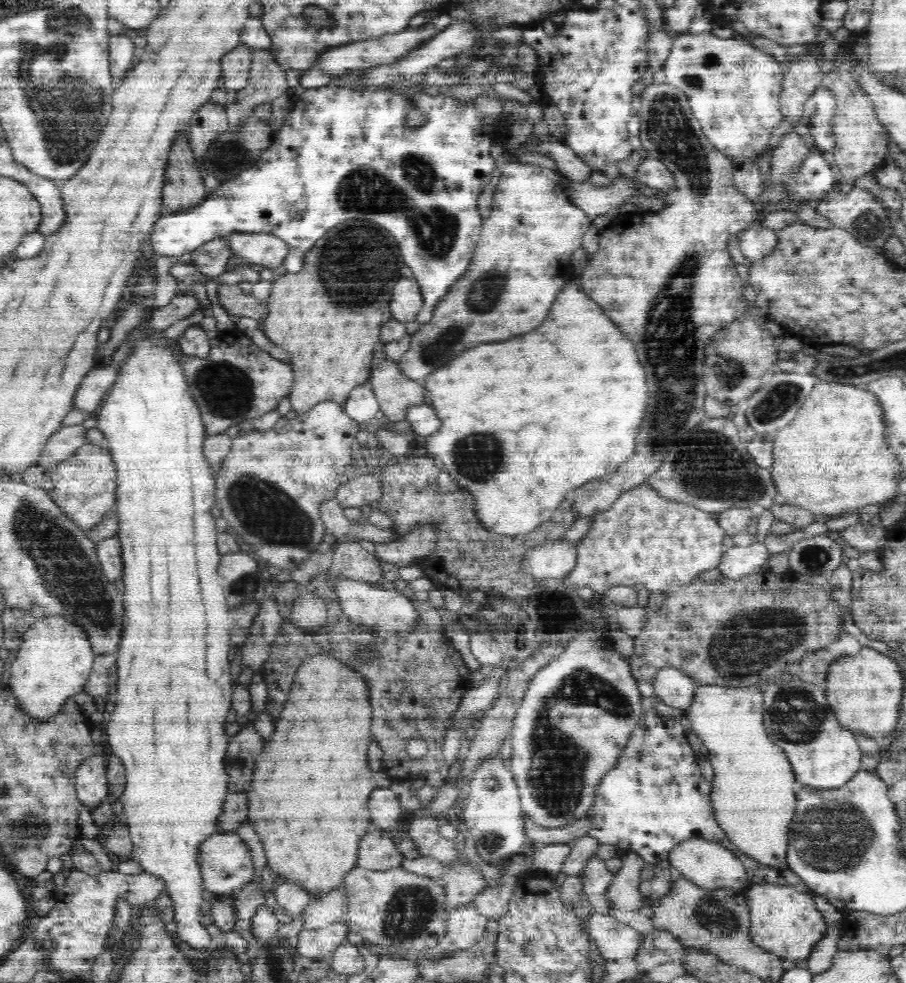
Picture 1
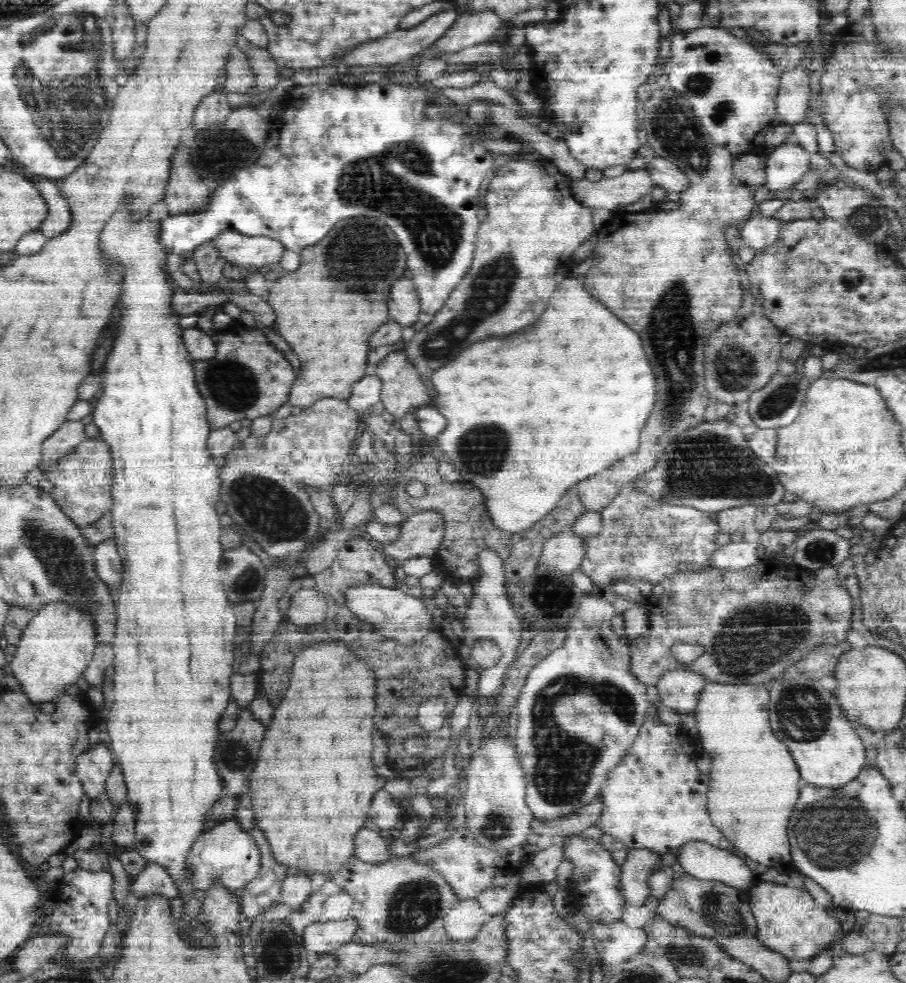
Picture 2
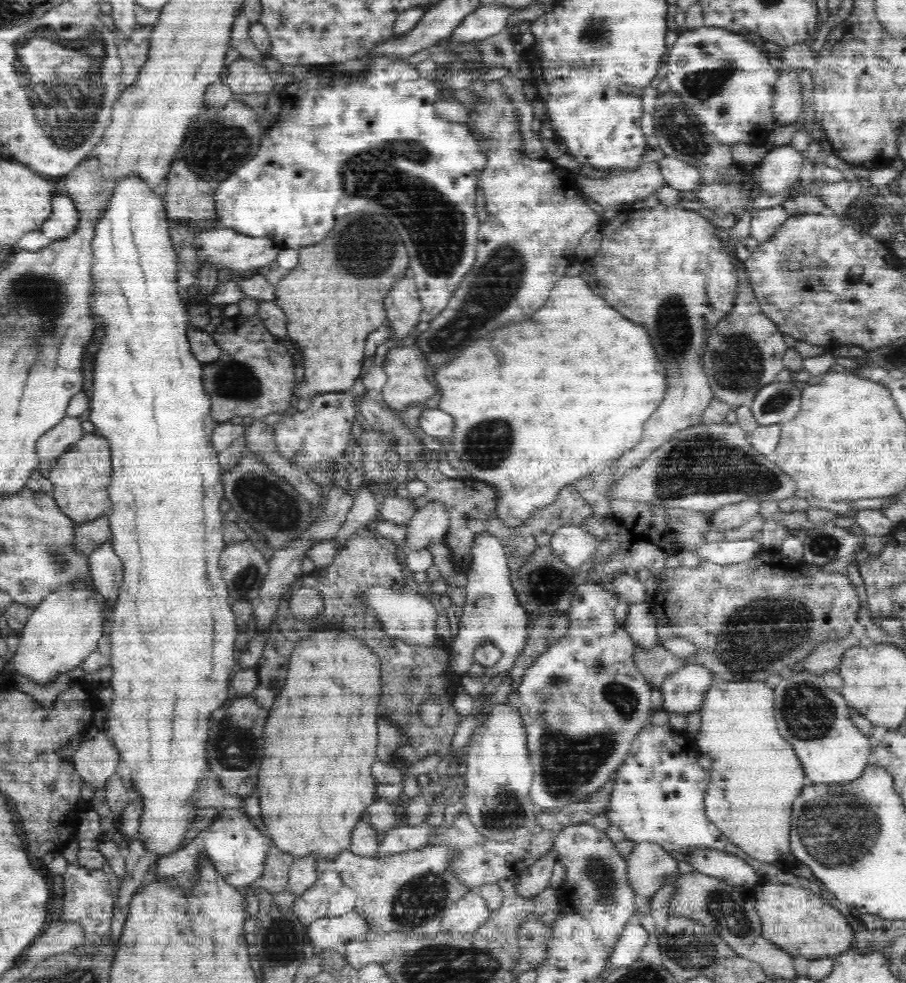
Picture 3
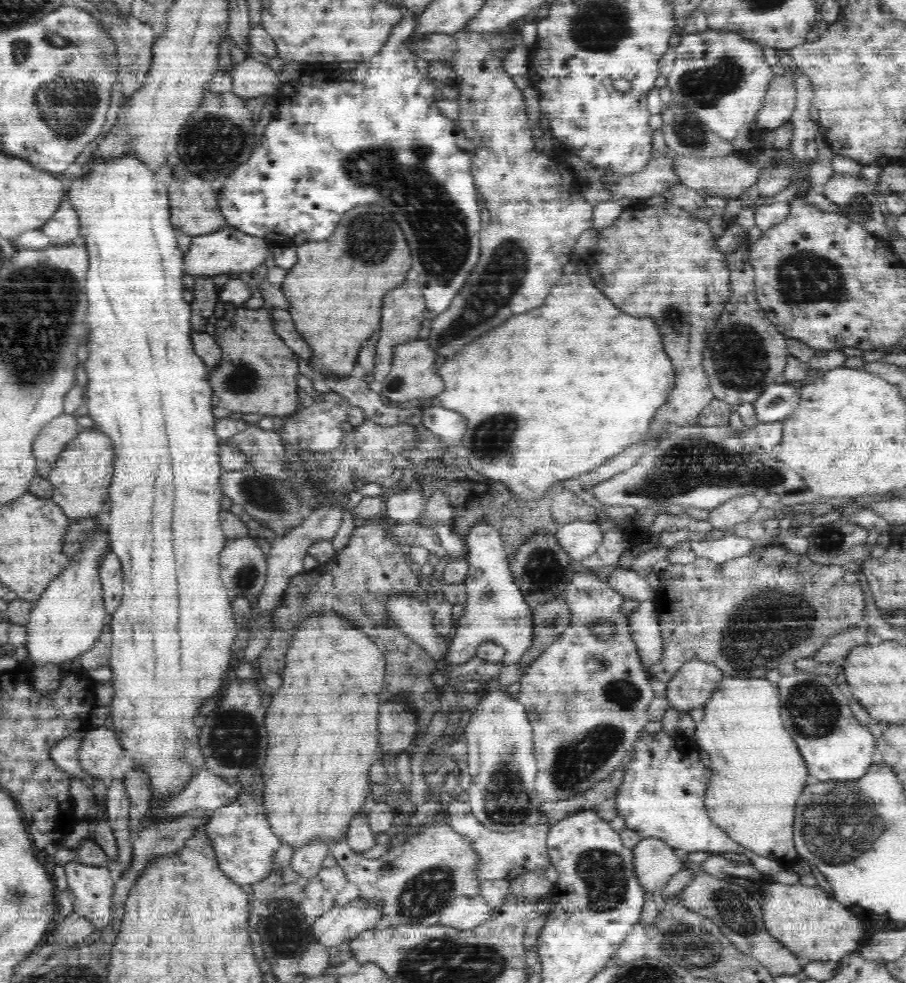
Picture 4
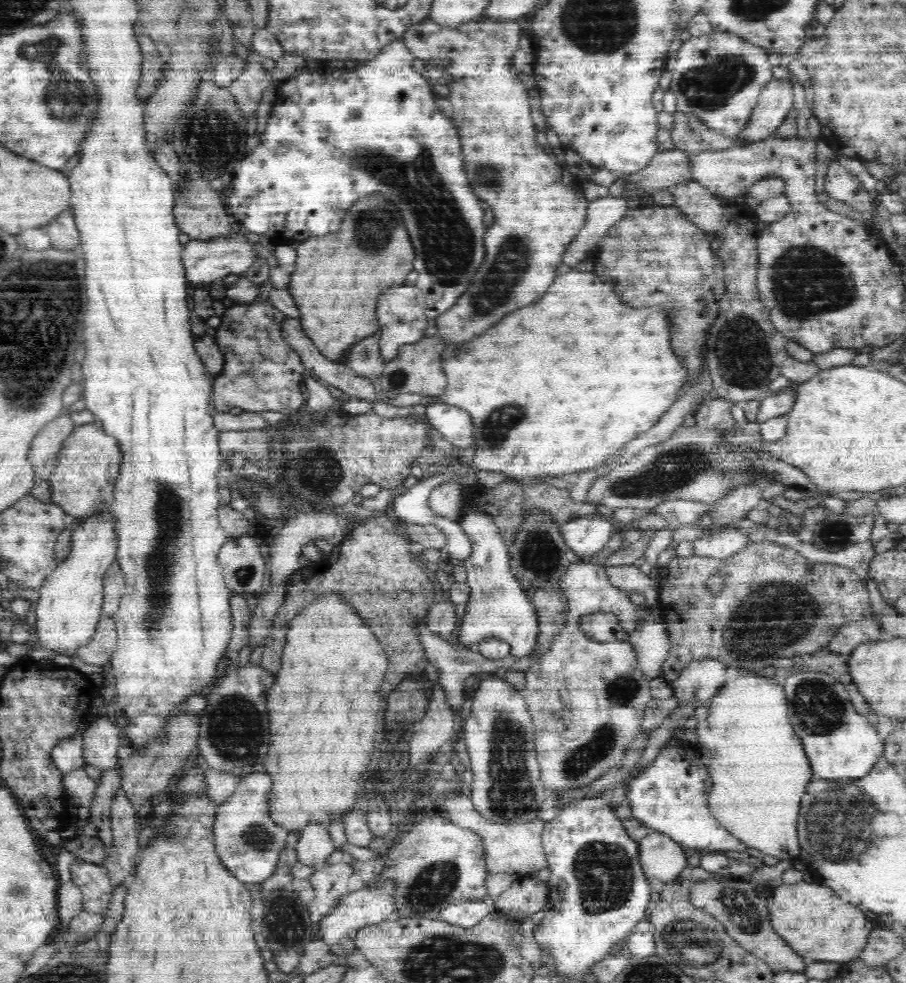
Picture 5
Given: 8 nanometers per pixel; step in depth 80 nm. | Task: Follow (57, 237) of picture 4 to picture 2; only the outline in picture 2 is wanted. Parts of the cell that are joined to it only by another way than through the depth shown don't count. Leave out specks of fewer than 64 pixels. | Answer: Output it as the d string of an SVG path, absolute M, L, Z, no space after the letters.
M32 173L32 179L38 178L40 178L40 188L41 192L43 192L44 200L47 200L48 204L48 214L42 224L40 224L39 232L42 232L48 239L56 238L71 228L71 207L68 200L64 199L59 190L60 185L58 181Z

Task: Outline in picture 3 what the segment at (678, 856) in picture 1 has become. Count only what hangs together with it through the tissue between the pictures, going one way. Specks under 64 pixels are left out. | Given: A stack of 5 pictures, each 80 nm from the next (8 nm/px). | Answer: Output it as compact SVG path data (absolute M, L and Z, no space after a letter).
M706 848L692 849L683 858L694 868L693 872L720 878L730 886L746 891L758 885L760 880L754 867L745 858L740 860L741 857Z

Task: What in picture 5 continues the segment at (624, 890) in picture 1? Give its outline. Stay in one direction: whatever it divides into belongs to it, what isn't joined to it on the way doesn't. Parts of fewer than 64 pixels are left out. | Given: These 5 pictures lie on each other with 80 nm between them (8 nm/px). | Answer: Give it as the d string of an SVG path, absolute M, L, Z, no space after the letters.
M650 831L638 843L639 862L642 863L644 876L649 882L672 882L688 866L685 848L661 832Z

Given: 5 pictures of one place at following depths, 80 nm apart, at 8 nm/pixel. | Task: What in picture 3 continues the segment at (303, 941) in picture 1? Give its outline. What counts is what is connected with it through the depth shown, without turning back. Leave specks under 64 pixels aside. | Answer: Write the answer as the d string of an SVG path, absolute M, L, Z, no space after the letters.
M352 910L341 916L326 916L307 927L308 942L314 948L341 949L347 942L360 940L372 931L370 920L359 911Z

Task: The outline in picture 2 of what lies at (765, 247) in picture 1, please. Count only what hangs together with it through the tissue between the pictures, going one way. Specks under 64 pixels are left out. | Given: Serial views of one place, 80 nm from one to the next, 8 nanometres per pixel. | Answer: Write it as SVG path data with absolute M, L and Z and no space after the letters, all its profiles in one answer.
M755 211L740 227L741 243L752 248L754 252L762 251L776 243L782 225L784 223L780 223L773 216L766 217Z

